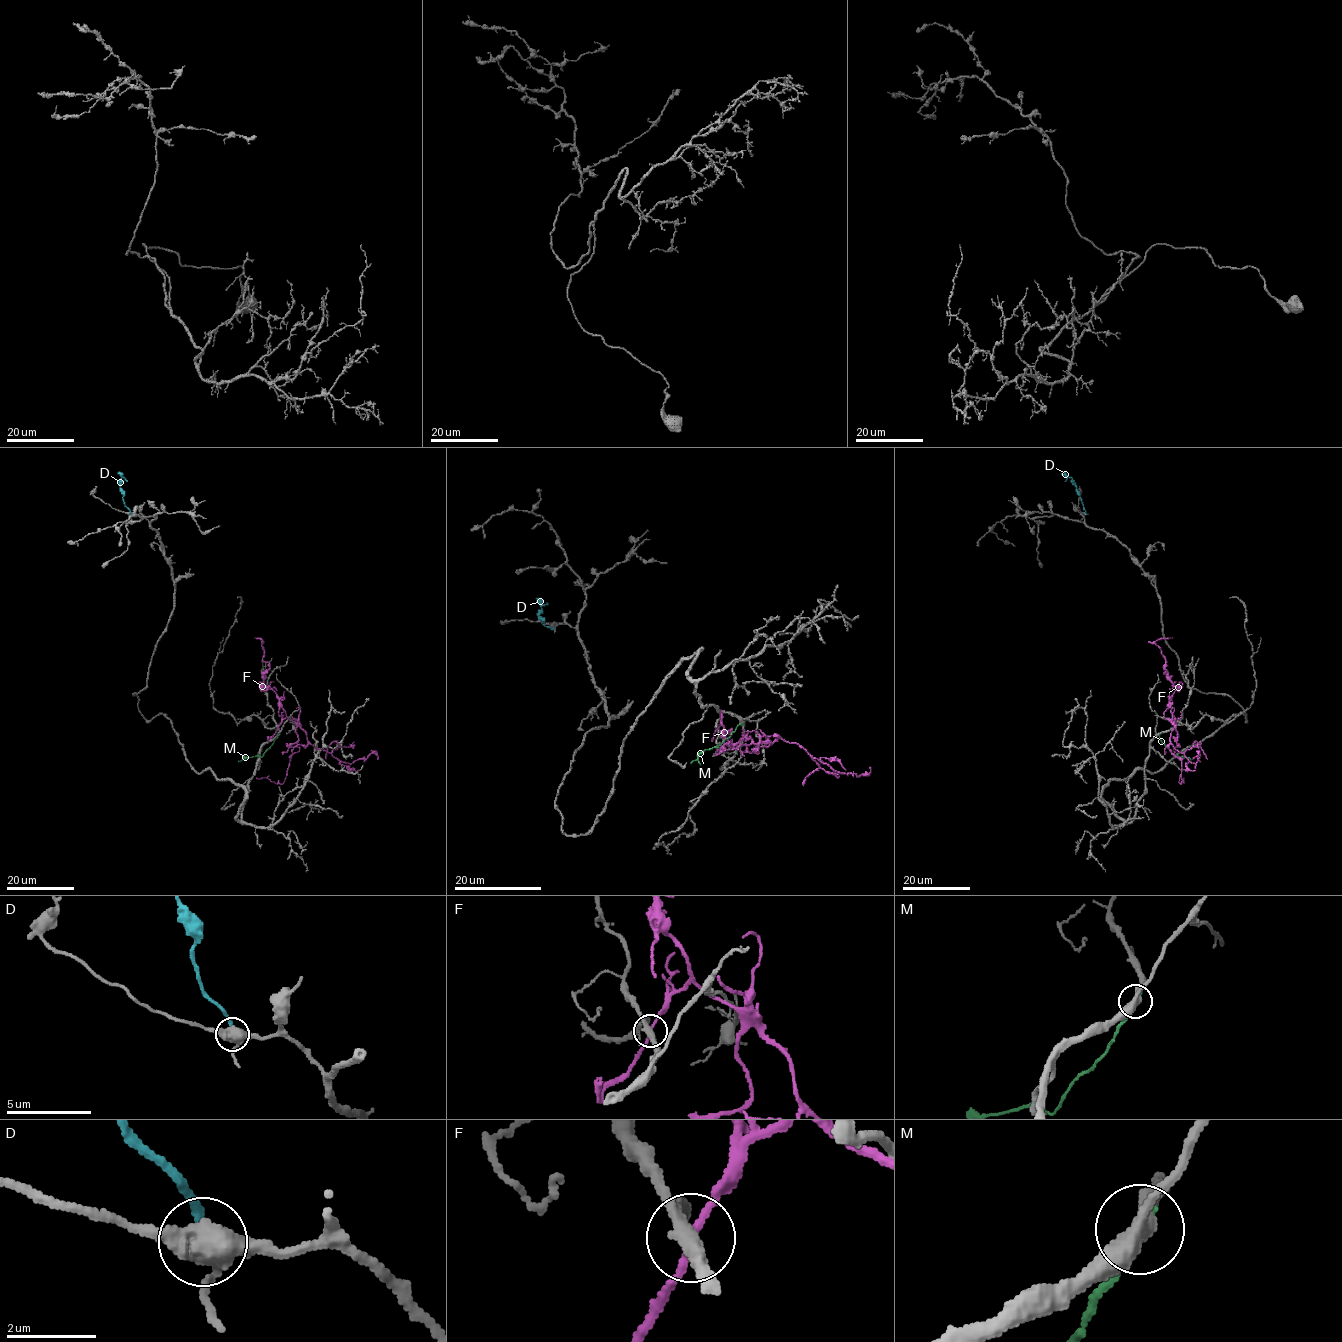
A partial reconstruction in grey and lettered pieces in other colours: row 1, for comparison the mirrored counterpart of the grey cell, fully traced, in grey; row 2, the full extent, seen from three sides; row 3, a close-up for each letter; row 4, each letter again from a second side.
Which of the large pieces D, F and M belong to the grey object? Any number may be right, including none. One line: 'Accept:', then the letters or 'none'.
Accept: D

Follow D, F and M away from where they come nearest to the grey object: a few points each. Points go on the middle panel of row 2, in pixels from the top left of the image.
D: (552, 628), (543, 624), (539, 615), (541, 605), (536, 598)
F: (741, 744), (772, 743), (781, 738), (798, 743), (835, 770), (857, 775), (868, 773), (869, 767)
M: (741, 723), (721, 744), (705, 749), (691, 764)

